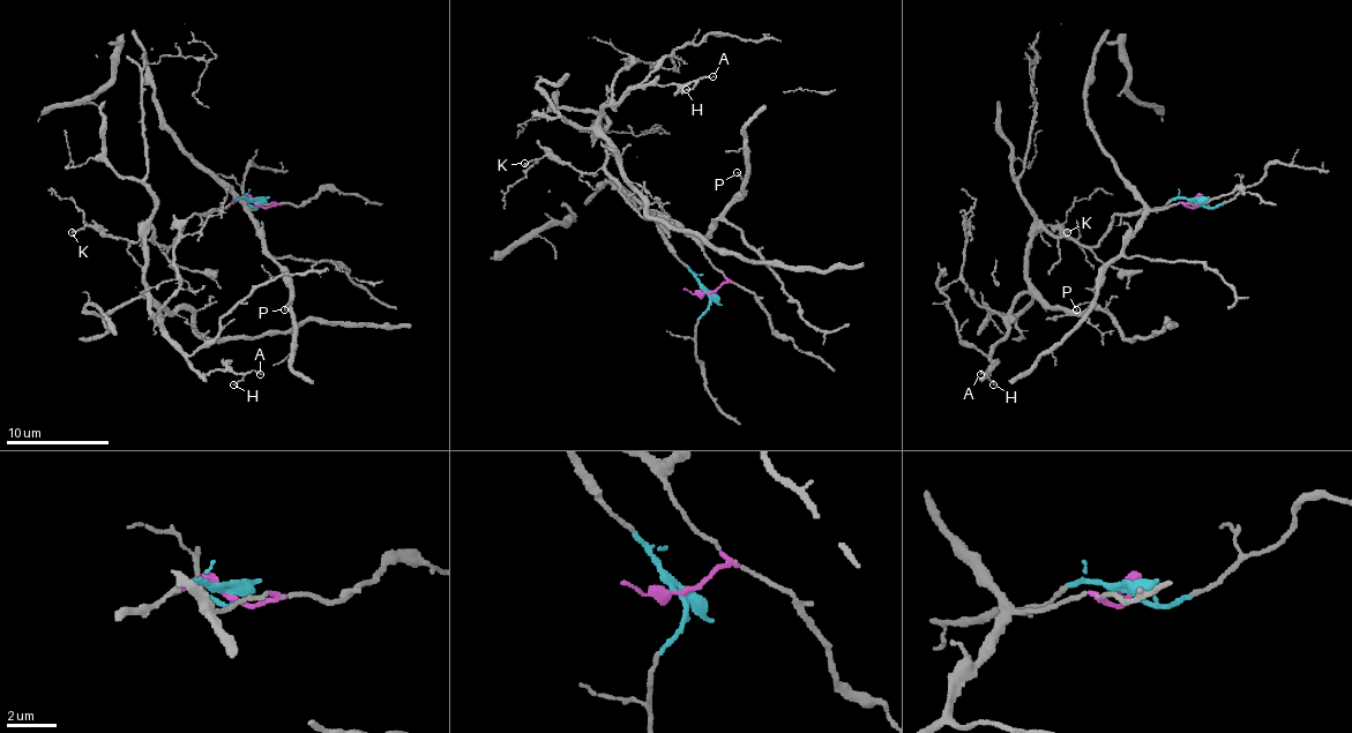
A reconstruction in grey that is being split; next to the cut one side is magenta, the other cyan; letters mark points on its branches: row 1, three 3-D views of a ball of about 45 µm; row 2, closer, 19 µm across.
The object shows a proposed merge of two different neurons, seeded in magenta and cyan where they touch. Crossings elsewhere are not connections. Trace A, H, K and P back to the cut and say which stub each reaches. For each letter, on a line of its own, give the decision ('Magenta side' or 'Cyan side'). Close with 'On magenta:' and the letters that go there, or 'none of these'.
A: Cyan side
H: Cyan side
K: Cyan side
P: Magenta side
On magenta: P

